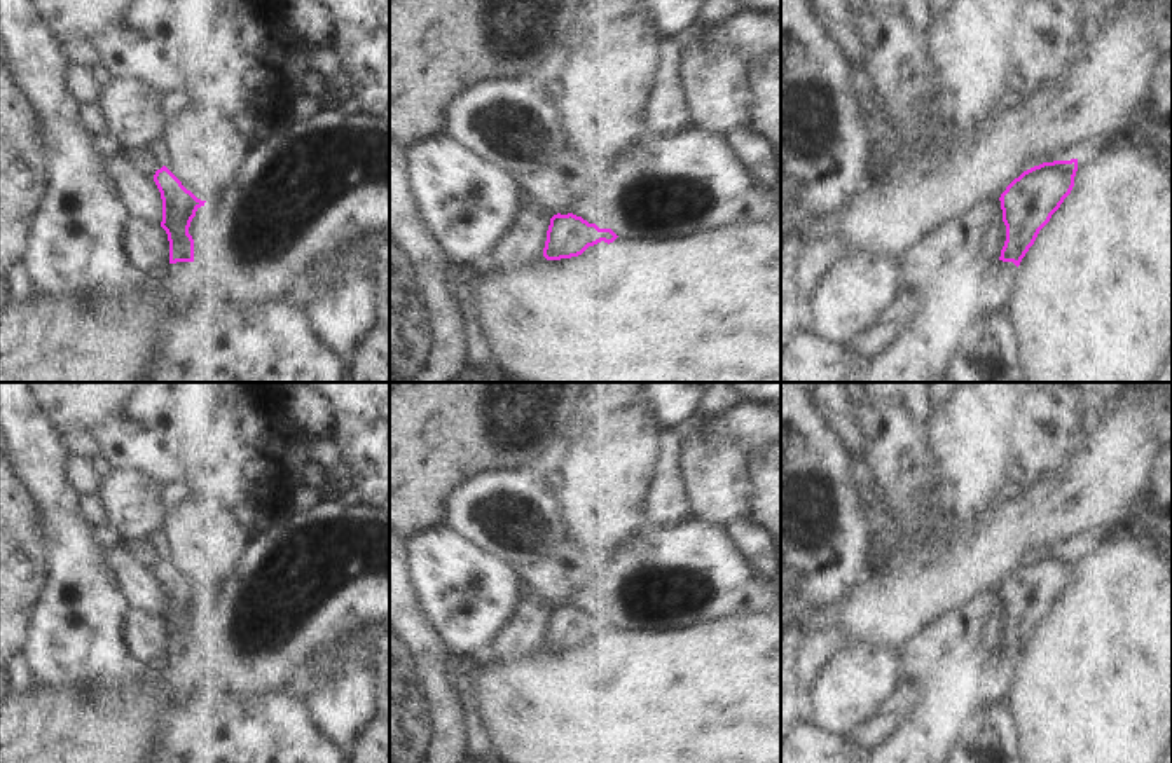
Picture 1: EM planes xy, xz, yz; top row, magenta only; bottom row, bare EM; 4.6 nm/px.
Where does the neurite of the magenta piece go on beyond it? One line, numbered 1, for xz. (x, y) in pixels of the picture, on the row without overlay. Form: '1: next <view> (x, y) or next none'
1: next none

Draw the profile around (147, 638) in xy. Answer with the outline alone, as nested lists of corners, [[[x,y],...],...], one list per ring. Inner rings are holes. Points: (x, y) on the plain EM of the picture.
[[[131,609],[126,618],[126,646],[147,669],[161,669],[171,656],[166,622],[161,616]]]

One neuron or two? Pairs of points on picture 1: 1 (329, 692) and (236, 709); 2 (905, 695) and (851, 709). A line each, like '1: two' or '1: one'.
1: two
2: two

